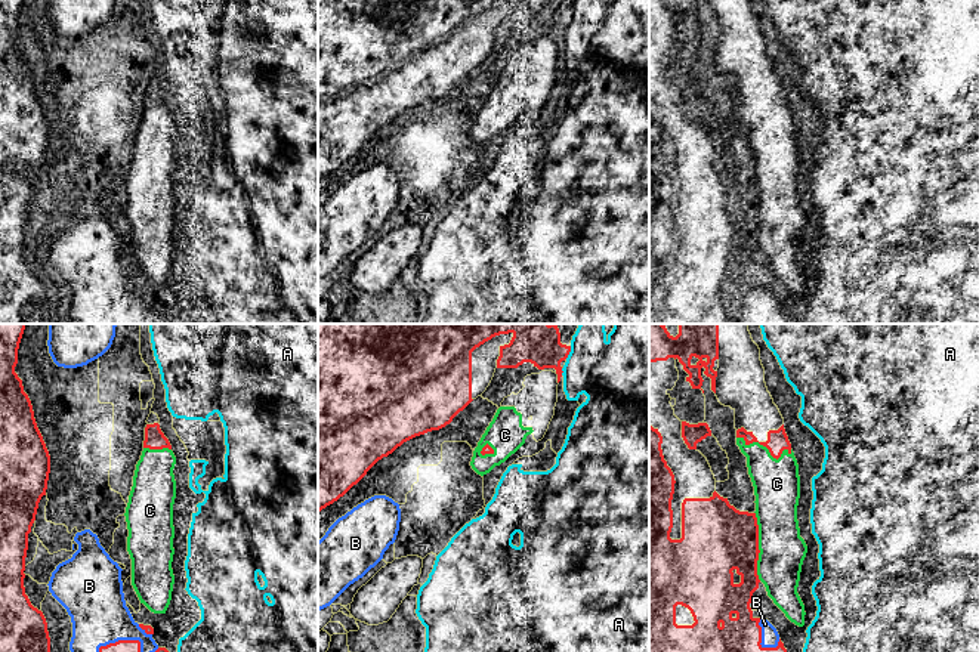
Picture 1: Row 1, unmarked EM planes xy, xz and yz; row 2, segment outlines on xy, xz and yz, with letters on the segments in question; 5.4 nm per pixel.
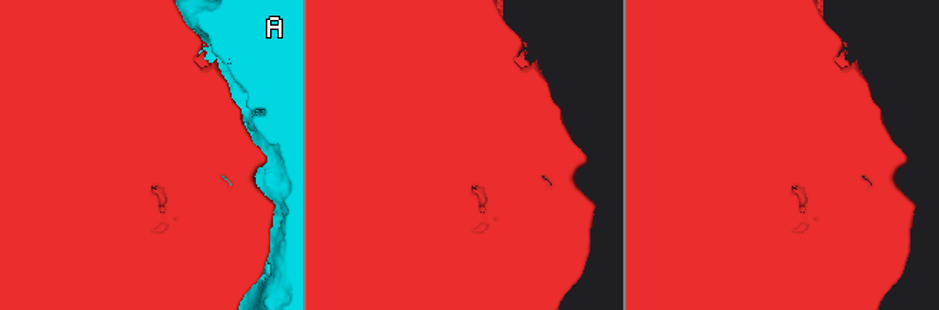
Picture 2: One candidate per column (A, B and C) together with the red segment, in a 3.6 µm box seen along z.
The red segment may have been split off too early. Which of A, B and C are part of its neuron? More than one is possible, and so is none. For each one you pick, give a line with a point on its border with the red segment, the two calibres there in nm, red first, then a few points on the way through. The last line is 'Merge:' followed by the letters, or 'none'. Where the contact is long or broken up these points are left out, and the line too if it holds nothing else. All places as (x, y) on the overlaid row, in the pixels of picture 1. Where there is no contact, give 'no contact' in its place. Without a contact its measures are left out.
Merge: none

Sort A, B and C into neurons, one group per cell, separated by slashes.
A / B / C

